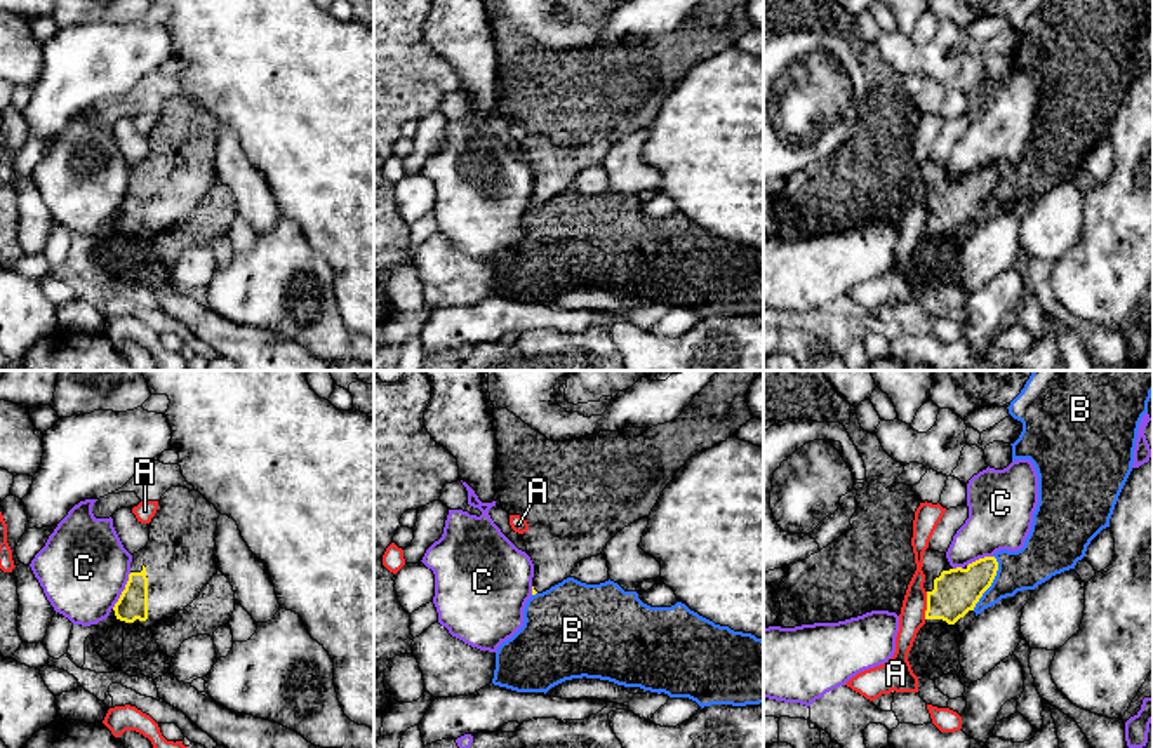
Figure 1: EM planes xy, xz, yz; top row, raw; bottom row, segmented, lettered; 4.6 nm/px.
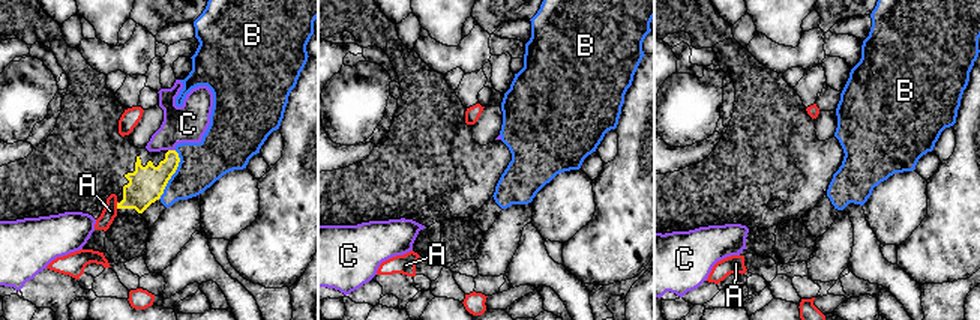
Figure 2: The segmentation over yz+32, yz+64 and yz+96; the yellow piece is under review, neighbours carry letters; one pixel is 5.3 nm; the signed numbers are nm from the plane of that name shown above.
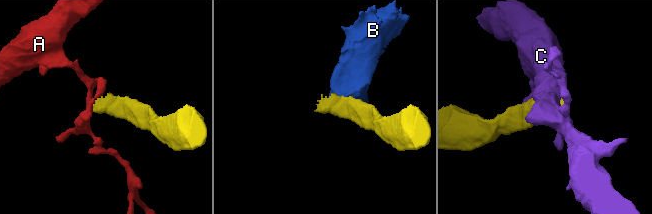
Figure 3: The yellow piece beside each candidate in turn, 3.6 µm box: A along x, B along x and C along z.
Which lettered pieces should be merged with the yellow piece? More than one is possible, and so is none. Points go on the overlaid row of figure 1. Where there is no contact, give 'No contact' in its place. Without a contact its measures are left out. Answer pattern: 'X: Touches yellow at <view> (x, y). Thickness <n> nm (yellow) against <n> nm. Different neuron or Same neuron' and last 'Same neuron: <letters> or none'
A: Touches yellow at yz (927, 606). Thickness 220 nm (yellow) against 120 nm. Different neuron
B: Touches yellow at yz (992, 581). Thickness 220 nm (yellow) against 200 nm. Different neuron
C: Touches yellow at xy (124, 590). Thickness 140 nm (yellow) against 420 nm. Different neuron
Same neuron: none

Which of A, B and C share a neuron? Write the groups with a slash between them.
A / B / C

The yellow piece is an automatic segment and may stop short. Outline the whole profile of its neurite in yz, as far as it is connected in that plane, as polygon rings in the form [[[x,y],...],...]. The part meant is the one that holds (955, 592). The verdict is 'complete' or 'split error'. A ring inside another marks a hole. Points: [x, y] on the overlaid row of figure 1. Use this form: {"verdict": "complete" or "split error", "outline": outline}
{"verdict": "split error", "outline": [[[923,553],[927,591],[925,624],[955,624],[969,611],[974,611],[983,593],[991,586],[998,562],[995,557],[979,558],[969,565],[953,569],[946,553]]]}

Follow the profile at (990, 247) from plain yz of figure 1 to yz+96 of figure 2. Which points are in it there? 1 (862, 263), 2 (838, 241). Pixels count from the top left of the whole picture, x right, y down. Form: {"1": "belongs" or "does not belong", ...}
{"1": "does not belong", "2": "belongs"}

